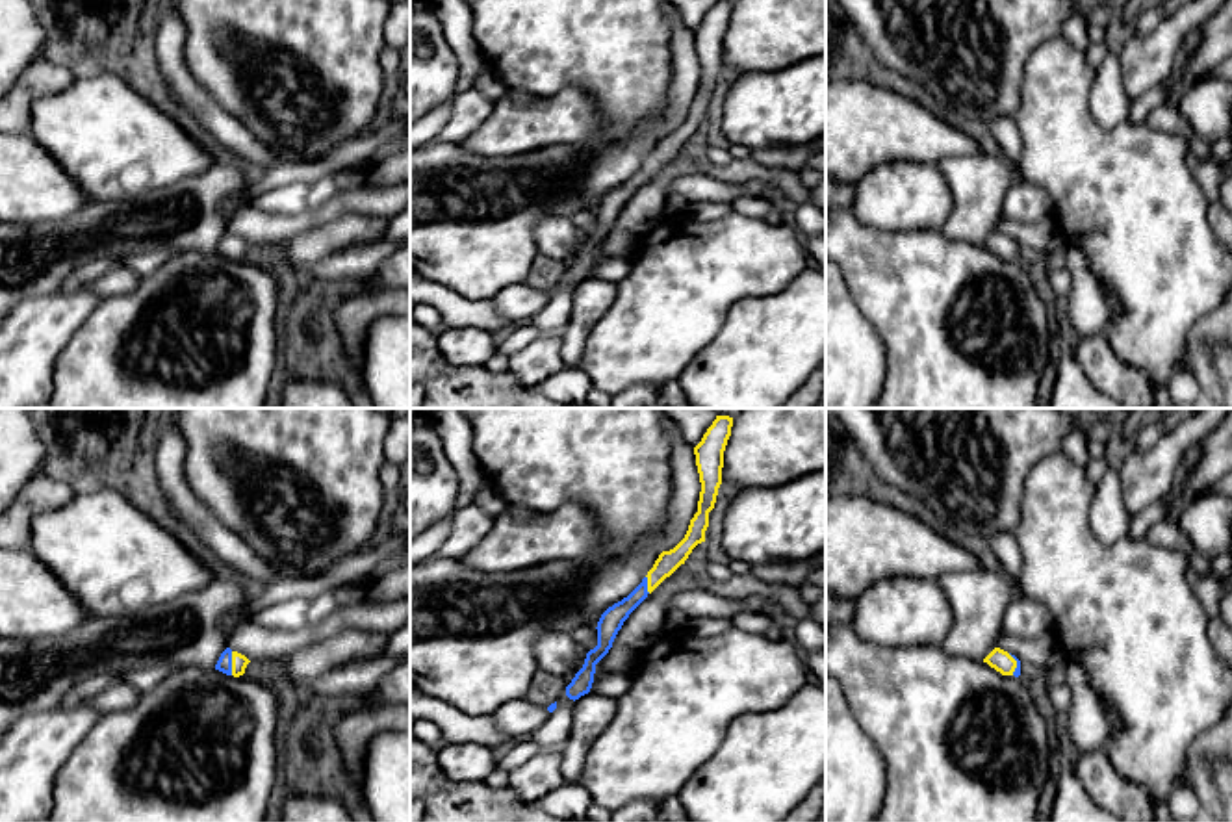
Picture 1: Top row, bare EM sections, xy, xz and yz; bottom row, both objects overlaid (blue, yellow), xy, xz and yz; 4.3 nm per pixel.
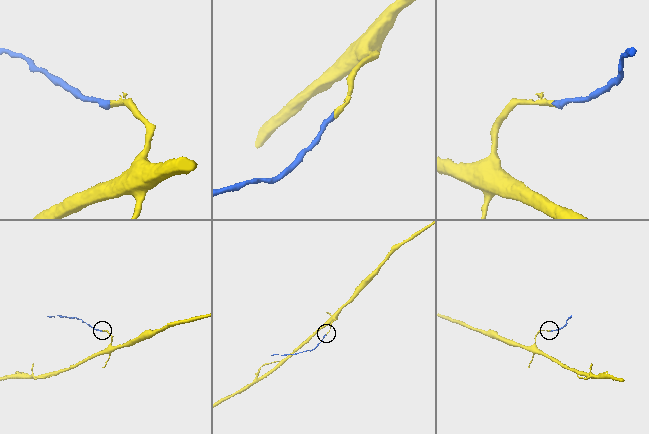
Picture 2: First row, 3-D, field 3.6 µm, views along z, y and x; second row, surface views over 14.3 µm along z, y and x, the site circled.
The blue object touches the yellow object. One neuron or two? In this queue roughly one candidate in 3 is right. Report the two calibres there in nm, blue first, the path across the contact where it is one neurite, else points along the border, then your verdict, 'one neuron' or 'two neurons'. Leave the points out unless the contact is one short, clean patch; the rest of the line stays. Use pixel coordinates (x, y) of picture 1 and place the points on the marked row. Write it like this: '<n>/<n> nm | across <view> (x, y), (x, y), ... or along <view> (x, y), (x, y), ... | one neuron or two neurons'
70/70 nm | one neuron

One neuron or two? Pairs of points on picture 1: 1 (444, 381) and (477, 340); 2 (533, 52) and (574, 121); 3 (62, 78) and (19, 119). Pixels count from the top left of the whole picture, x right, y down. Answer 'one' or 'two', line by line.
1: two
2: two
3: one

